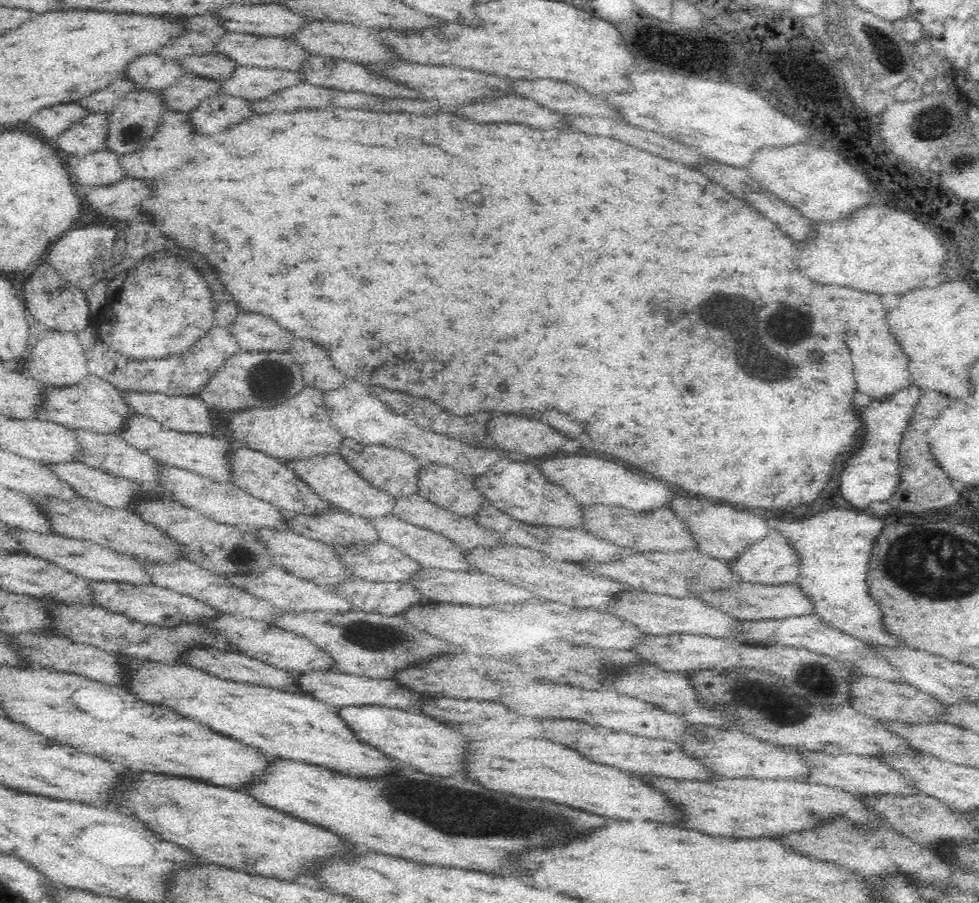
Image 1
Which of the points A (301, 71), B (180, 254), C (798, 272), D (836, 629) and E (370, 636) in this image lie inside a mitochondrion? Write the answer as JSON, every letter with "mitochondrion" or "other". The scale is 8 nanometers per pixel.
{"A":"other","B":"other","C":"other","D":"other","E":"mitochondrion"}

